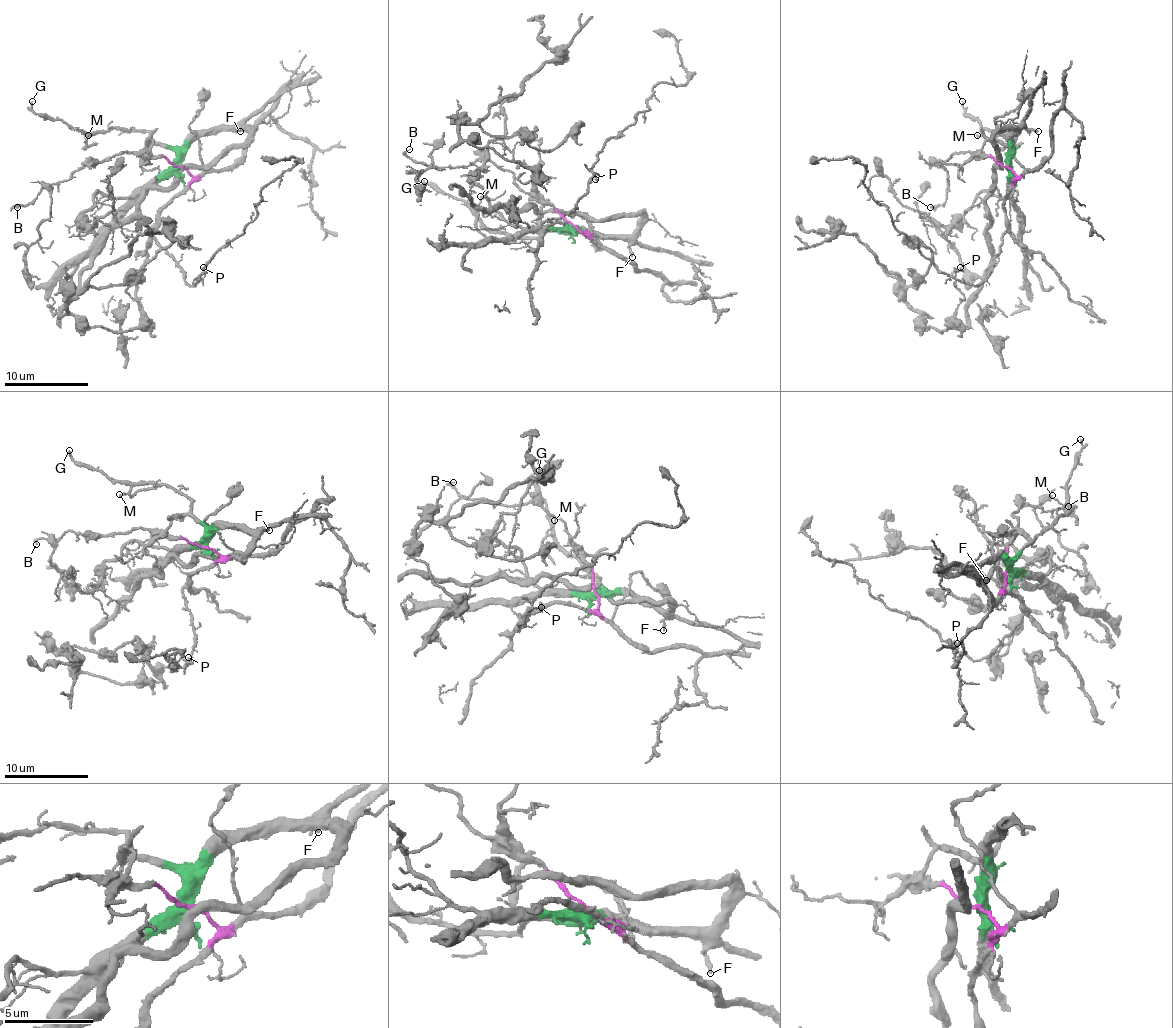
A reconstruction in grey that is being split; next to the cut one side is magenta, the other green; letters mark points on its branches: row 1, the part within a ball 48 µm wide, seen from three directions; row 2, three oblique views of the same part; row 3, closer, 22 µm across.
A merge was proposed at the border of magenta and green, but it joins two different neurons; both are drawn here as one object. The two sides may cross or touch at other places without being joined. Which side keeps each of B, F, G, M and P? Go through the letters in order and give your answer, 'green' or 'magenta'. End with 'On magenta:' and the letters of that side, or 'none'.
B: magenta
F: green
G: green
M: green
P: magenta
On magenta: B, P

